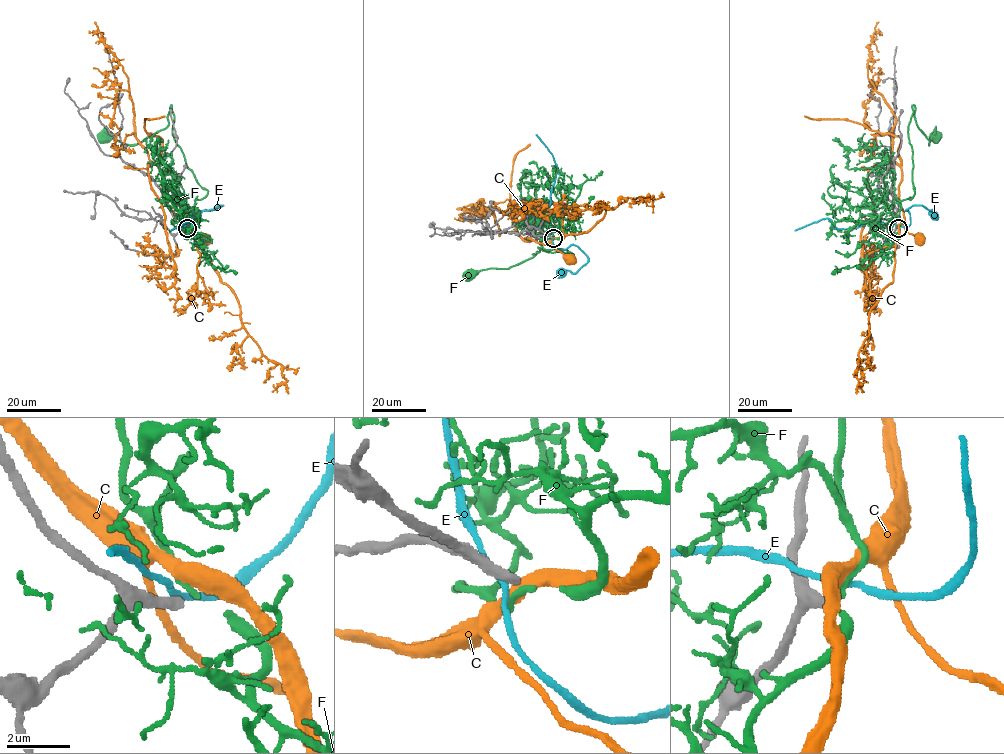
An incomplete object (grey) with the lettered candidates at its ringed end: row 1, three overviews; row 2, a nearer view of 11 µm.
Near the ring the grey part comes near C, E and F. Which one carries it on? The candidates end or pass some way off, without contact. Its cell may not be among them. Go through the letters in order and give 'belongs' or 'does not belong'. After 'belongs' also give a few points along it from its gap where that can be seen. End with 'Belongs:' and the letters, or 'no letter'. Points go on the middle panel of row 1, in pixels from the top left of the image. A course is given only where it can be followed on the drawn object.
C: does not belong
E: does not belong
F: does not belong
Belongs: no letter

